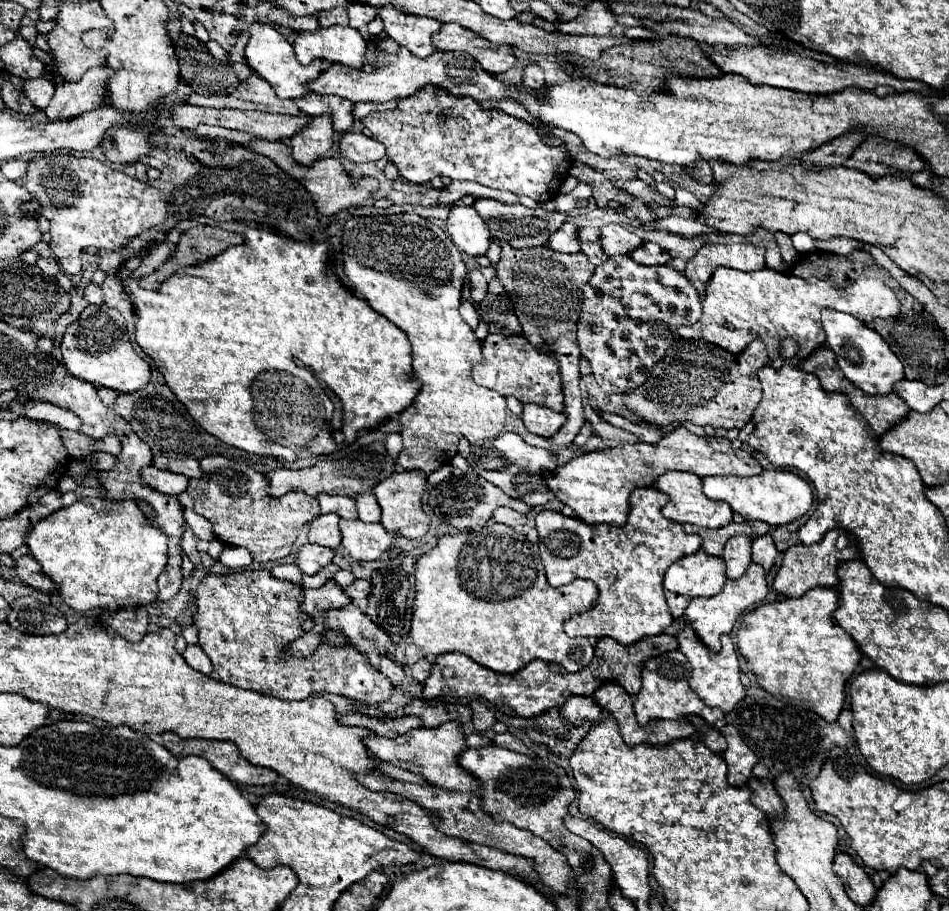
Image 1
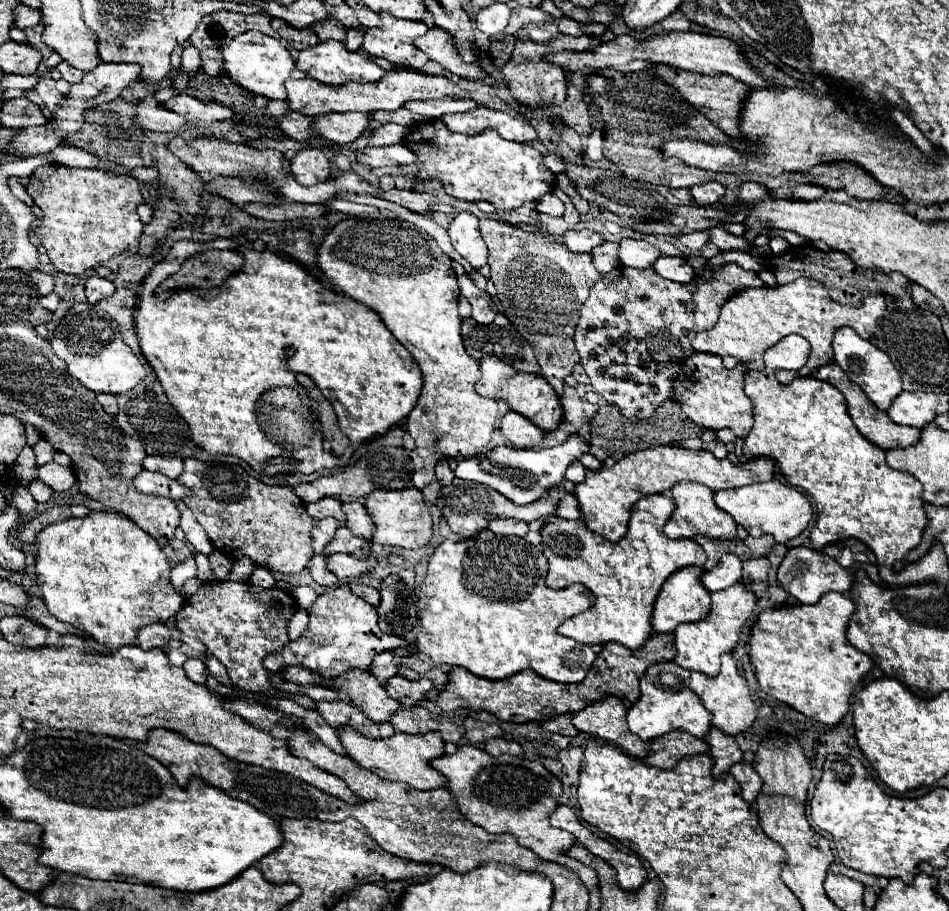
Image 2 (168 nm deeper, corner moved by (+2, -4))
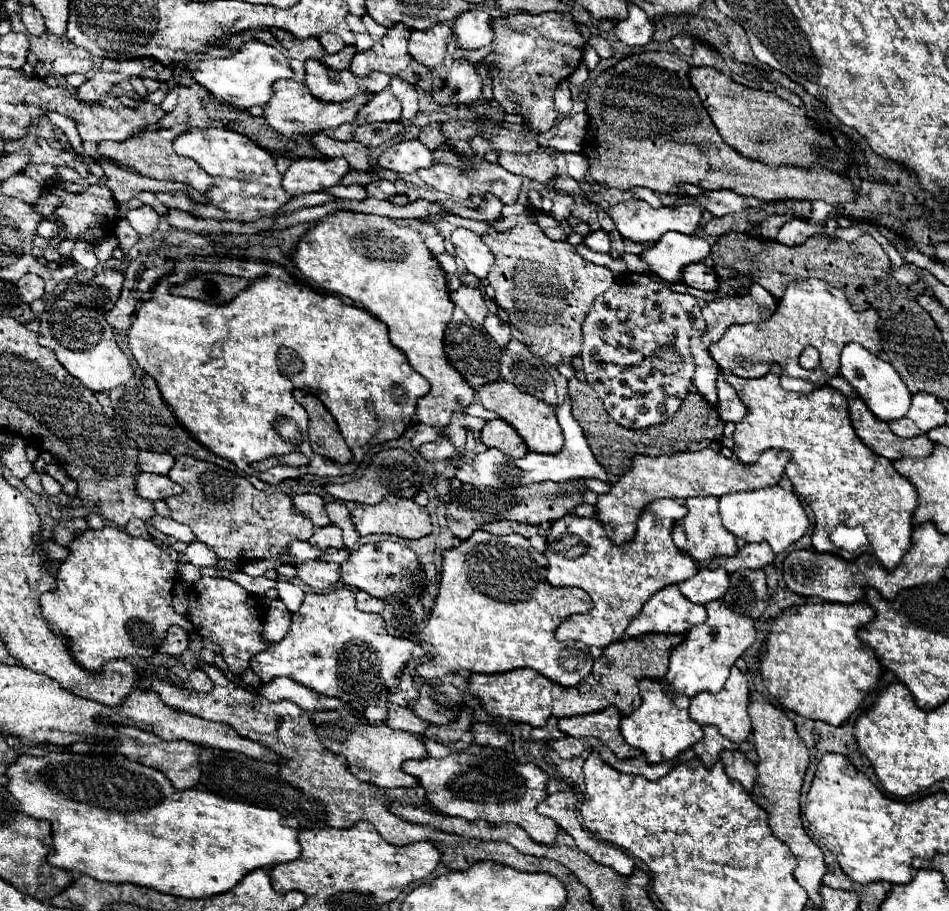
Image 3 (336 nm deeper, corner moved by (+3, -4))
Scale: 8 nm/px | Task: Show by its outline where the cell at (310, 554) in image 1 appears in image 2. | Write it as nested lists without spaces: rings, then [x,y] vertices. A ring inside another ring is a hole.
[[[334,553],[332,557],[326,557],[326,565],[328,565],[328,571],[332,571],[338,579],[344,579],[344,577],[358,577],[366,573],[370,567],[376,565],[376,561],[372,557],[358,559],[354,555]]]

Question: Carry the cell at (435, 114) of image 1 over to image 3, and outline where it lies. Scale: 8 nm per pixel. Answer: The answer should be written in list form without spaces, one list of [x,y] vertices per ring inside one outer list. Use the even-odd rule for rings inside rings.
[[[479,137],[479,143],[471,143],[471,147],[475,149],[475,157],[467,159],[467,157],[461,157],[461,163],[463,163],[463,171],[451,167],[451,165],[445,165],[445,163],[437,163],[429,169],[425,169],[425,183],[431,185],[433,189],[437,191],[443,191],[447,195],[453,195],[457,199],[469,199],[471,195],[477,195],[477,197],[485,197],[487,193],[493,193],[497,195],[505,205],[513,205],[513,201],[517,201],[517,195],[521,191],[521,185],[523,185],[523,179],[509,173],[507,169],[503,169],[499,163],[489,163],[485,159],[485,153],[493,151],[489,141],[485,141],[483,137]]]

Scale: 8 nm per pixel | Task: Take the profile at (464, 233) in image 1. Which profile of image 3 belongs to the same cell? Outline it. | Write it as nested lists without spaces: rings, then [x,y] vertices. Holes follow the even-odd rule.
[[[459,227],[451,235],[451,243],[455,245],[455,255],[461,257],[467,271],[473,273],[477,279],[485,279],[495,259],[491,249],[487,249],[487,245],[483,243],[481,235]]]

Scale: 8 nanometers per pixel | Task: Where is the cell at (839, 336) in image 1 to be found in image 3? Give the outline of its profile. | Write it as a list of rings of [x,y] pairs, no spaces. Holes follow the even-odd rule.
[[[849,343],[841,353],[841,377],[857,389],[859,397],[865,401],[869,411],[881,421],[895,421],[907,415],[911,405],[911,393],[905,387],[903,379],[895,371],[891,363],[881,361],[877,355],[871,355],[867,349],[859,347],[857,343]]]

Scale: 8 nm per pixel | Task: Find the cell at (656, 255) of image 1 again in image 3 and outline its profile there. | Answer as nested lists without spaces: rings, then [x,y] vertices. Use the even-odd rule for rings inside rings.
[[[691,263],[683,271],[683,279],[689,287],[701,289],[701,291],[717,291],[719,279],[715,271],[703,263]]]

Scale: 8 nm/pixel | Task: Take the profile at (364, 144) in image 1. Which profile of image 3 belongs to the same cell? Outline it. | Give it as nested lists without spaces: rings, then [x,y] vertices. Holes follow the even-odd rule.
[[[417,139],[413,141],[401,141],[391,145],[381,157],[379,157],[379,167],[391,169],[397,173],[413,173],[423,167],[431,167],[433,163],[433,153]]]

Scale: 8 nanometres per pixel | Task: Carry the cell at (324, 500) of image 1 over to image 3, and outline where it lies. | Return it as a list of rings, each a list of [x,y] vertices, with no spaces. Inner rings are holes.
[[[305,493],[305,495],[295,495],[291,499],[295,505],[295,511],[305,515],[307,519],[311,519],[315,527],[331,525],[331,519],[327,517],[327,511],[325,511],[325,501],[319,495]]]

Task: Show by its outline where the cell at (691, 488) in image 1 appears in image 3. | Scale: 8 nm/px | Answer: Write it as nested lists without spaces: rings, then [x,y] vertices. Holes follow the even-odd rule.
[[[691,497],[685,501],[685,507],[689,509],[687,517],[677,521],[673,527],[673,541],[681,549],[681,553],[687,553],[699,567],[707,567],[715,557],[733,557],[737,553],[737,543],[733,533],[727,533],[727,529],[723,529],[721,523],[719,499]]]

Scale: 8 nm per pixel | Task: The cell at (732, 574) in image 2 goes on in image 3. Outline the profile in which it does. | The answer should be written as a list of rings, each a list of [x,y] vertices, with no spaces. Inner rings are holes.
[[[723,567],[717,569],[699,569],[691,579],[679,583],[679,591],[697,605],[707,605],[709,601],[721,599],[727,591],[729,575]]]

